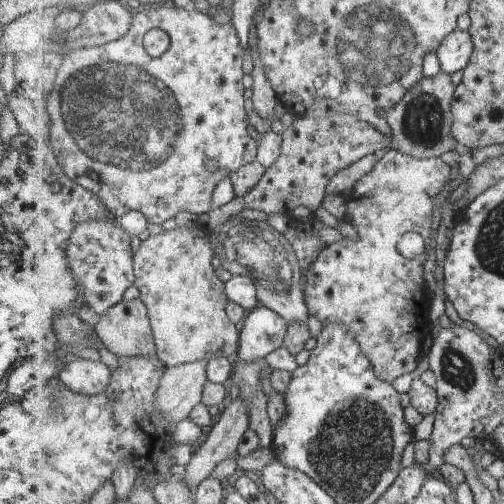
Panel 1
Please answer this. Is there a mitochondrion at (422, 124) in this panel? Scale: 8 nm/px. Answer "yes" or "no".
yes

